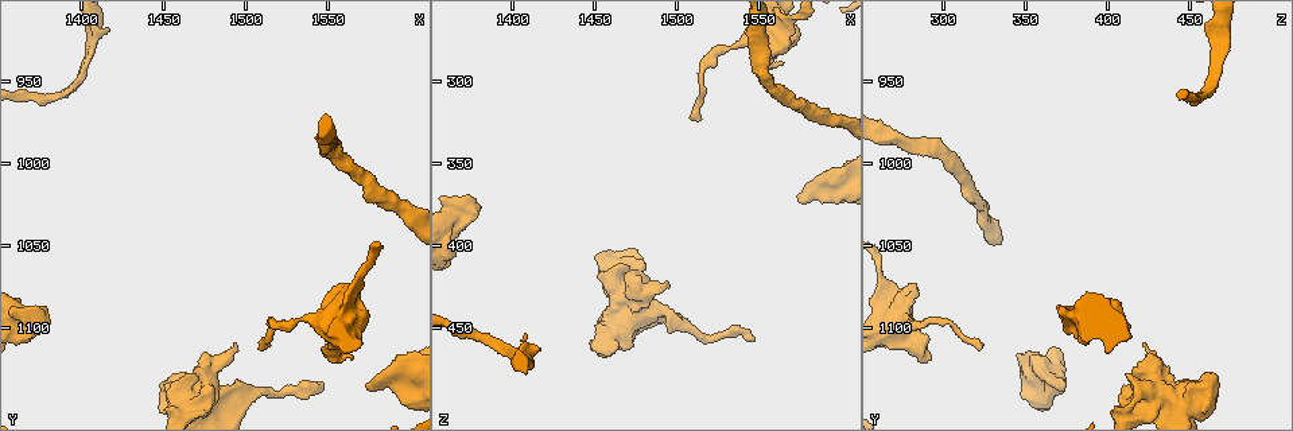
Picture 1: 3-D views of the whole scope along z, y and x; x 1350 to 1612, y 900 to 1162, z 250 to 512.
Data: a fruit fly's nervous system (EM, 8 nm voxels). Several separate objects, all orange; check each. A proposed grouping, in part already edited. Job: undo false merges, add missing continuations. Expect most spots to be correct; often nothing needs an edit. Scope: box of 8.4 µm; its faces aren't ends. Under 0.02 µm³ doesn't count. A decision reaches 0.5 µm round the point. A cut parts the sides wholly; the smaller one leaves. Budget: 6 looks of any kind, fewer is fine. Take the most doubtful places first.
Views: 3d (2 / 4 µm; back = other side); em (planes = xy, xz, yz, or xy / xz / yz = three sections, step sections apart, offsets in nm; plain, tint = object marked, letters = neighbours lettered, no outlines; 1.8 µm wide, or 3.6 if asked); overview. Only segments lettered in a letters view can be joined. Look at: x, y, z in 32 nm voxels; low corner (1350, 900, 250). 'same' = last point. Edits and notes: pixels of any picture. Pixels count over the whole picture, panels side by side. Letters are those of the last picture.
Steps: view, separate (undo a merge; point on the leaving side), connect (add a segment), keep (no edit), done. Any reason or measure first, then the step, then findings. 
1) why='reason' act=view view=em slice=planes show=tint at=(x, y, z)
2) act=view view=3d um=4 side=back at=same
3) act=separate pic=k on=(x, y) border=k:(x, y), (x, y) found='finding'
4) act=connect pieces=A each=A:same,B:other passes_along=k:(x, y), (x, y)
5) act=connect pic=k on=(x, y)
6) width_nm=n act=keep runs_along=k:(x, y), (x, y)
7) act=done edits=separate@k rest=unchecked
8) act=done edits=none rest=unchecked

why='an open end' act=view view=em slice=planes show=letters at=(1372, 1088, 370)

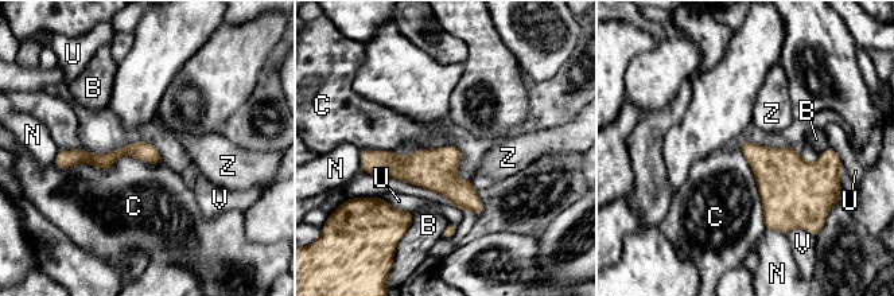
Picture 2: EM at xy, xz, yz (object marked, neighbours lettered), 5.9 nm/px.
act=keep each=B:other,C:other,N:other,U:other,V:other,Z:other runs_along=2:(365, 158), (432, 168), (478, 207) found='none of them fits'

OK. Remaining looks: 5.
why='free end' act=view view=3d um=2 side=back at=(1574, 1136, 372)

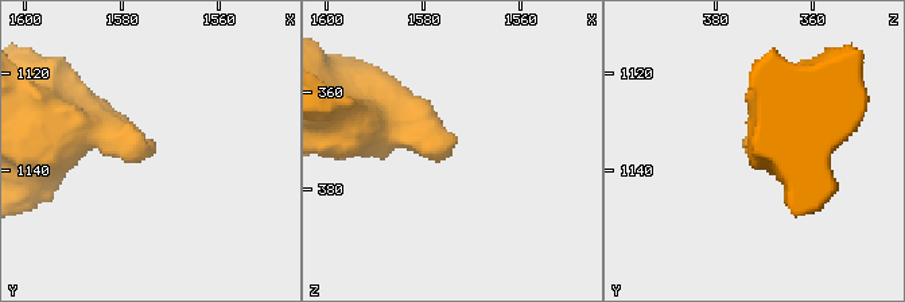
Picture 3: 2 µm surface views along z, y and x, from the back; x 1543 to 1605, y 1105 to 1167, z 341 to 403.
why='need the tissue' act=view view=em slice=planes show=plain at=(1574, 1136, 372)

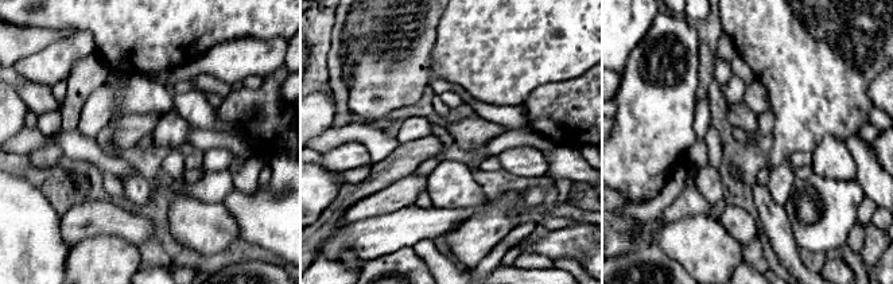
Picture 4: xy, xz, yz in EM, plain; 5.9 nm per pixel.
why='what lies round it' act=view view=em slice=planes show=letters at=same

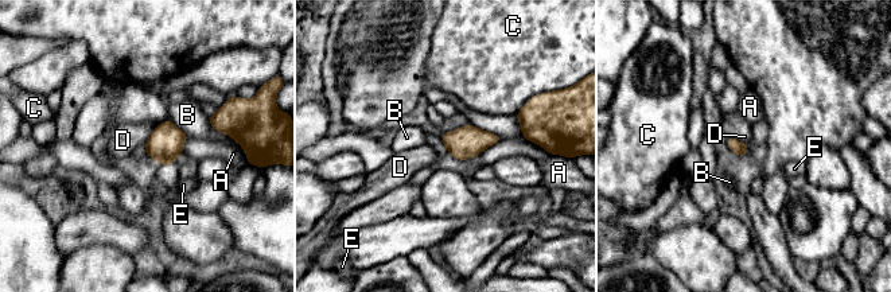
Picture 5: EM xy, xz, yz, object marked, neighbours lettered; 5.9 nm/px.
act=keep each=A:other,B:other,C:other,D:other,E:other found='none of them fits'

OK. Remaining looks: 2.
why='branch stops here' act=view view=em um=3.6 slice=yz step=4 show=letters at=(1564, 1118, 290)

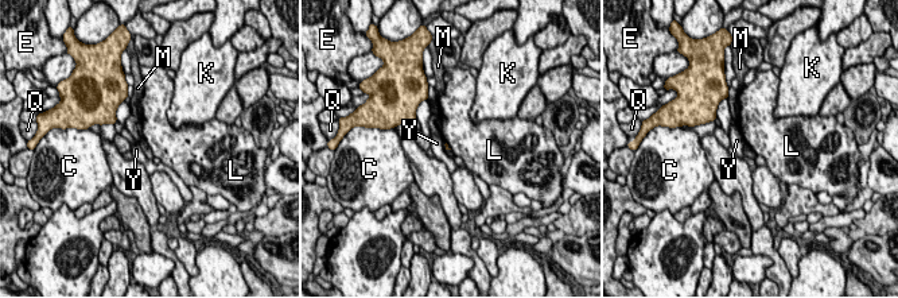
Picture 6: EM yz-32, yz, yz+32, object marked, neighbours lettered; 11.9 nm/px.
why='cut it another way' act=view view=em um=3.6 slice=xy step=8 show=letters at=same

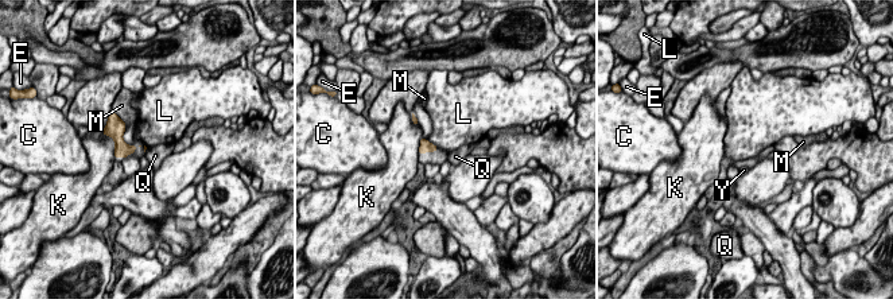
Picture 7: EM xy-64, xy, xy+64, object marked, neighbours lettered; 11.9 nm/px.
act=keep each=C:other,E:other,K:other,L:other,M:other,Q:other,Y:other border=7:(427, 139), (438, 147) found='none of them fits'

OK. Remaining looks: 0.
act=done edits=none rest=unchecked

